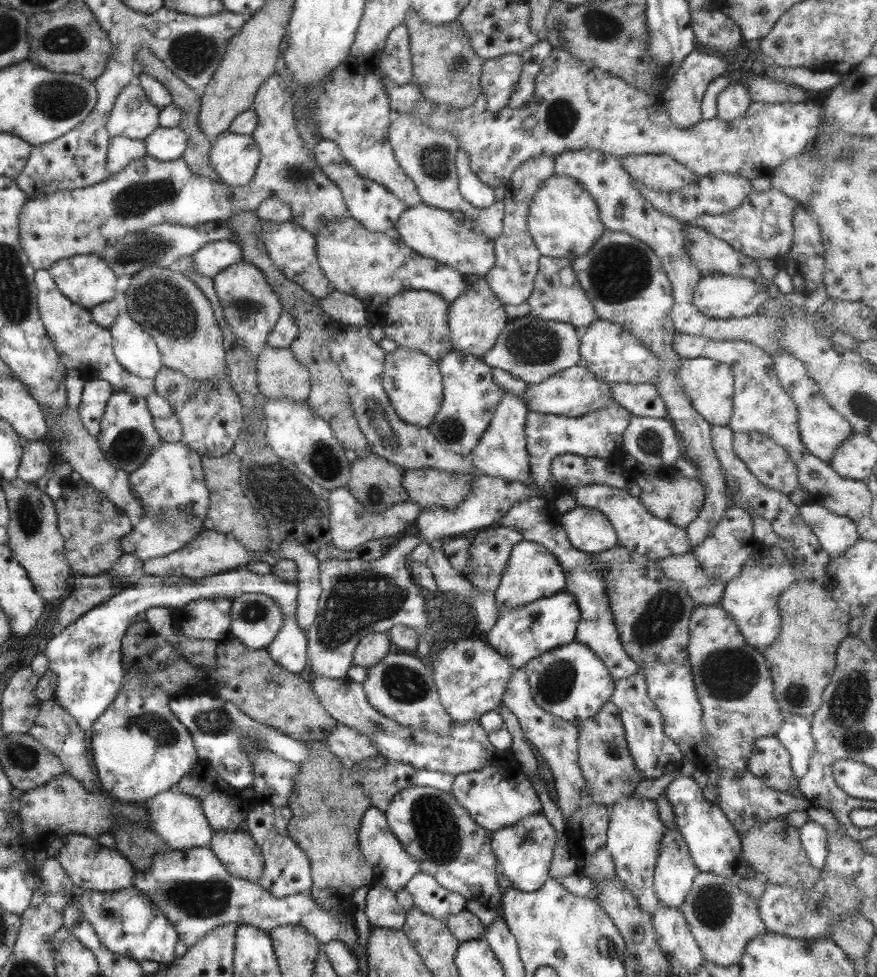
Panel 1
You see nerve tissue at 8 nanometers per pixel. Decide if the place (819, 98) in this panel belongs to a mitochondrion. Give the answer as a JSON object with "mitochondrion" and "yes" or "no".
{"mitochondrion":"no"}

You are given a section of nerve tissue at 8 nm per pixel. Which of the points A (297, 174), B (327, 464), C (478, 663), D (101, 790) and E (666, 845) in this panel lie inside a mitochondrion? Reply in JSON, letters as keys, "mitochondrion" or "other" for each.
{"A":"mitochondrion","B":"mitochondrion","C":"other","D":"other","E":"other"}

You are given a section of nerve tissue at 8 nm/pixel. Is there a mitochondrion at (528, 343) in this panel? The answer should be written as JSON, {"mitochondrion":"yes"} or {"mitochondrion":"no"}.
{"mitochondrion":"yes"}

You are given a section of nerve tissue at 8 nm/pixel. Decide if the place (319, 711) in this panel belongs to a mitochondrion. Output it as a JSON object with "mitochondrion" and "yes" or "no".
{"mitochondrion":"no"}

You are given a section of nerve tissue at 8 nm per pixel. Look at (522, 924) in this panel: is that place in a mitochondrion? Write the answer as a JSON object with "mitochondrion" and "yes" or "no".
{"mitochondrion":"no"}

